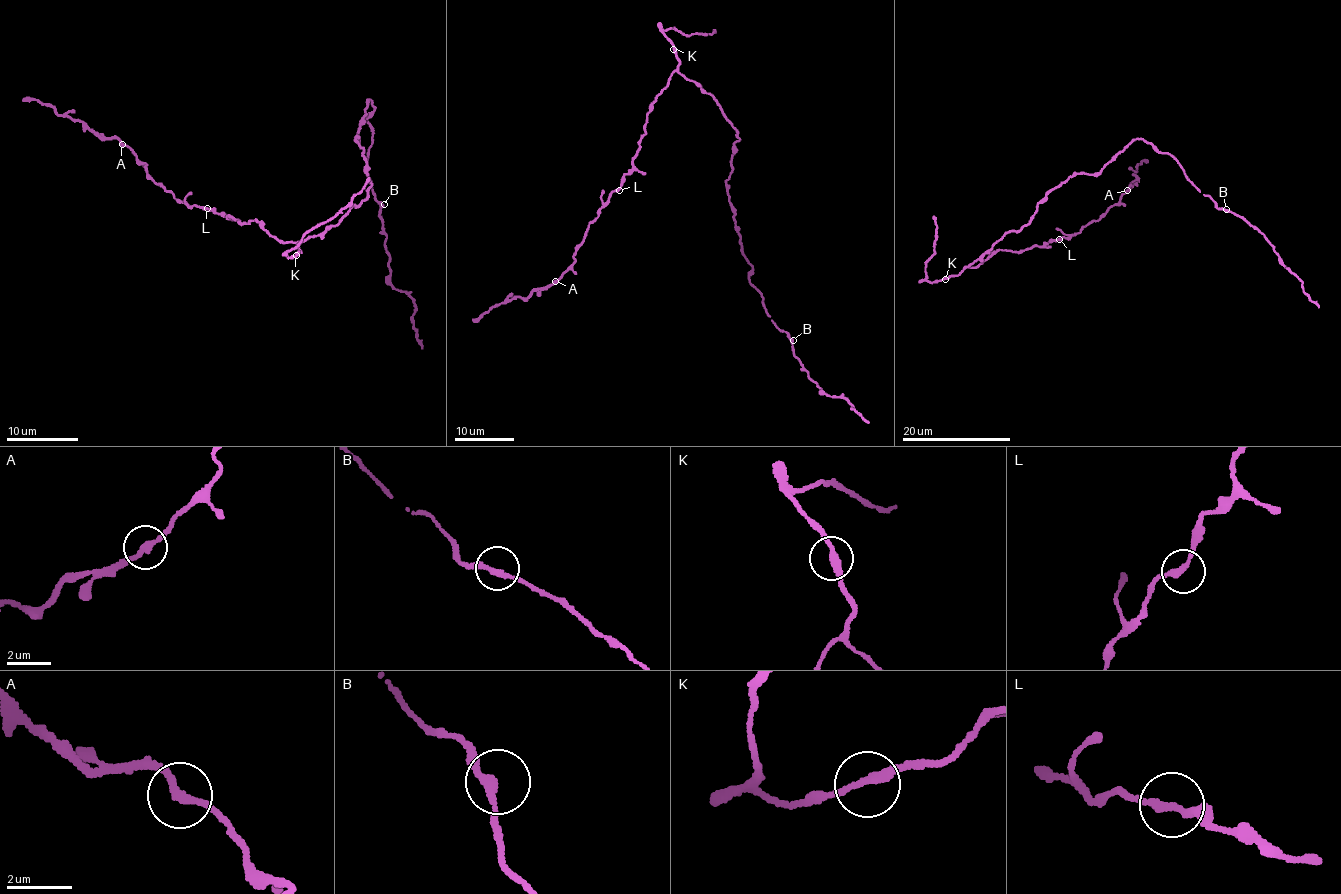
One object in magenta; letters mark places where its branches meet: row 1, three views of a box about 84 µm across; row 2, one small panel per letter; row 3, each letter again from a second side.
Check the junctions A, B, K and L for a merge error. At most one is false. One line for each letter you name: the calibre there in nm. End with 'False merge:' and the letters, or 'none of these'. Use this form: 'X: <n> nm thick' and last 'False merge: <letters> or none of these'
False merge: none of these

